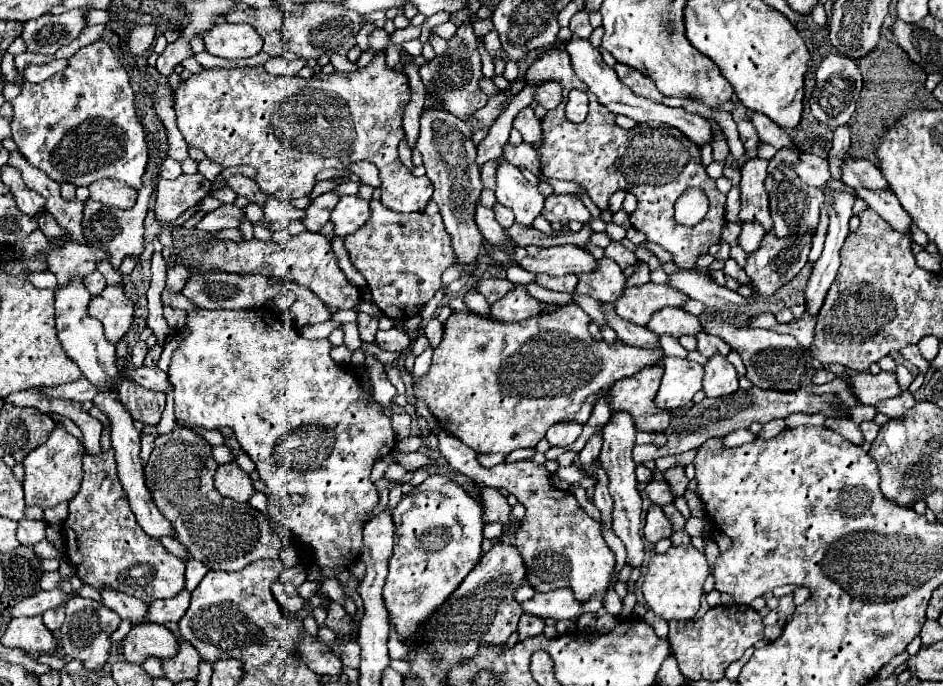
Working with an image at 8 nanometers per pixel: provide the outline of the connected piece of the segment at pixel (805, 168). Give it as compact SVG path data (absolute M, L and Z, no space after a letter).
M804 153L800 157L800 163L796 165L796 173L806 185L812 187L826 187L826 183L830 181L828 161L810 153Z

